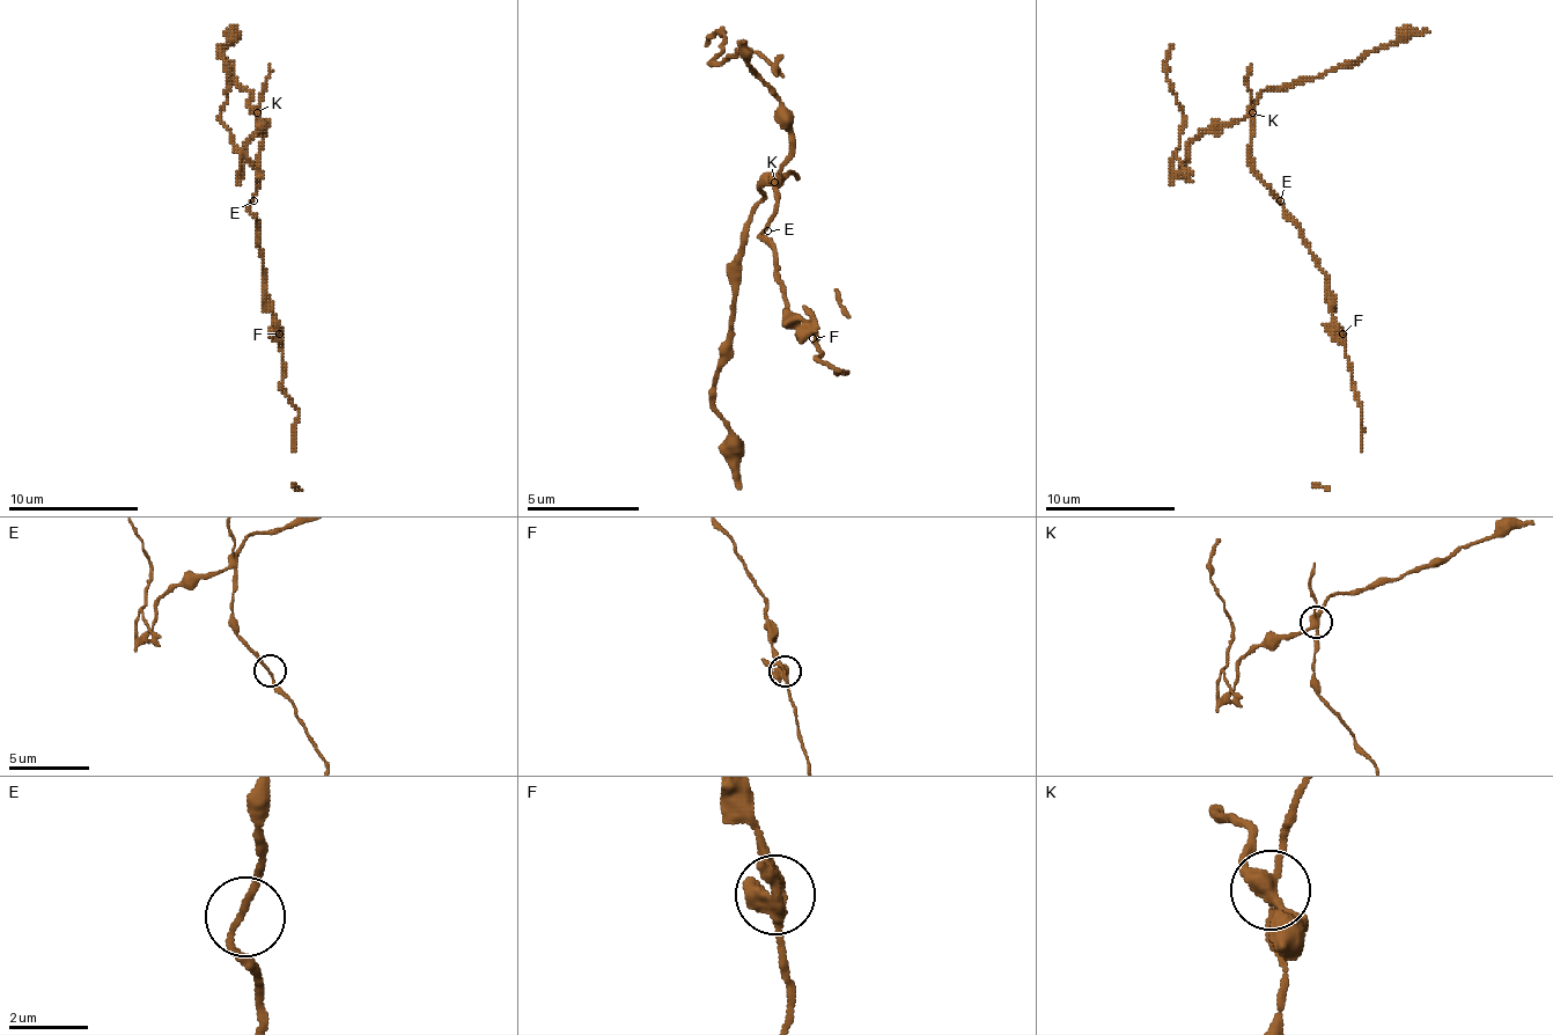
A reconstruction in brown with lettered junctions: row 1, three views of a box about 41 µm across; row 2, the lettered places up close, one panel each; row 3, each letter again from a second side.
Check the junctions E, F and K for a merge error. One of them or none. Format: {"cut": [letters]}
{"cut": ["K"]}

